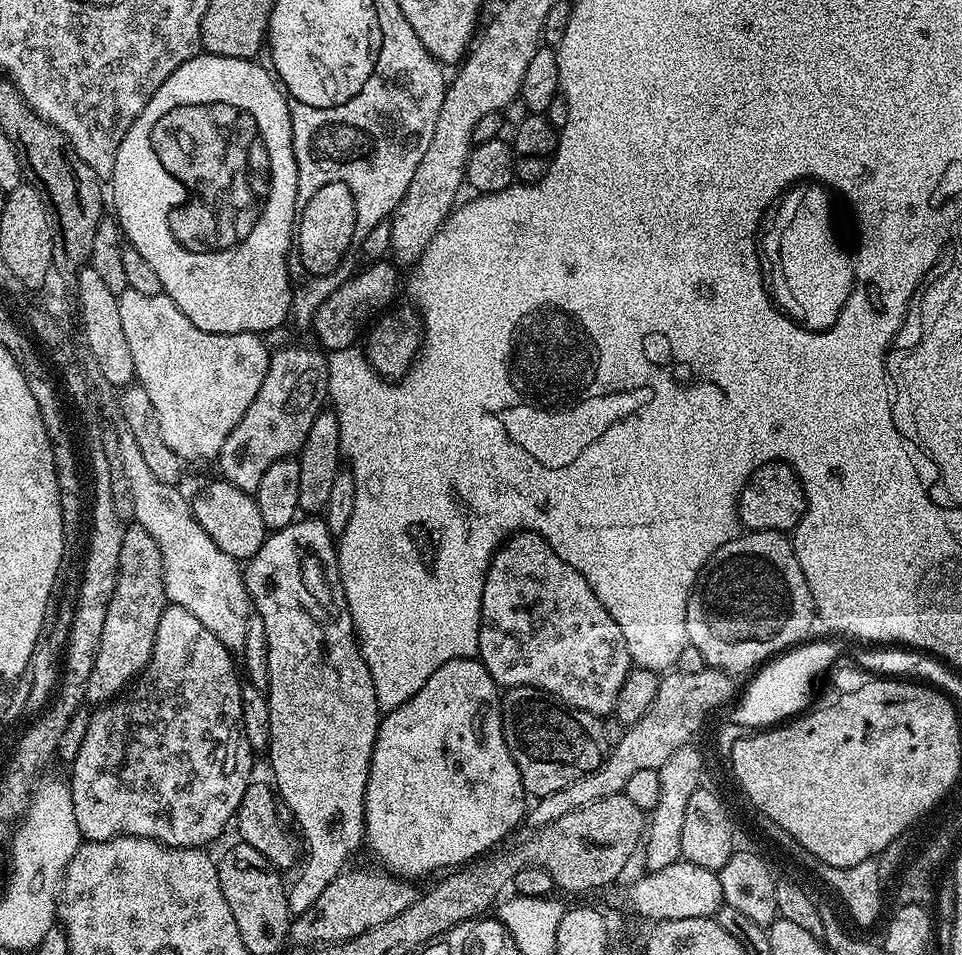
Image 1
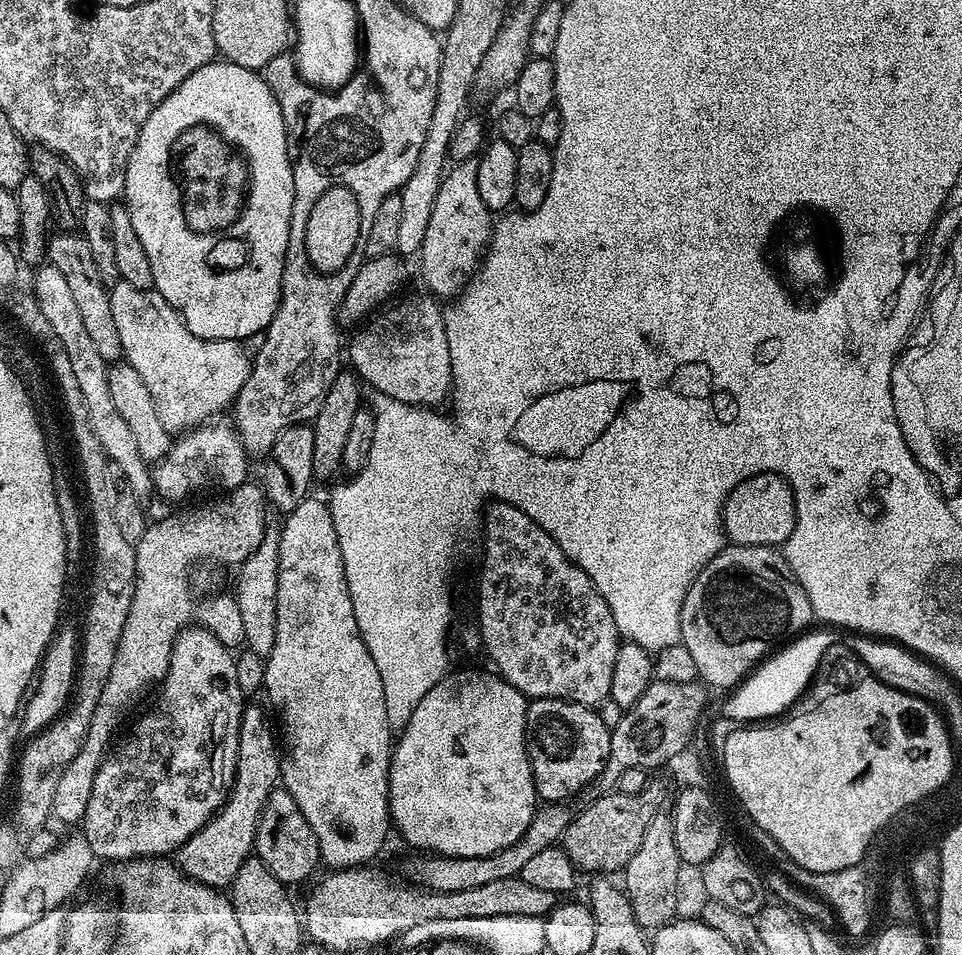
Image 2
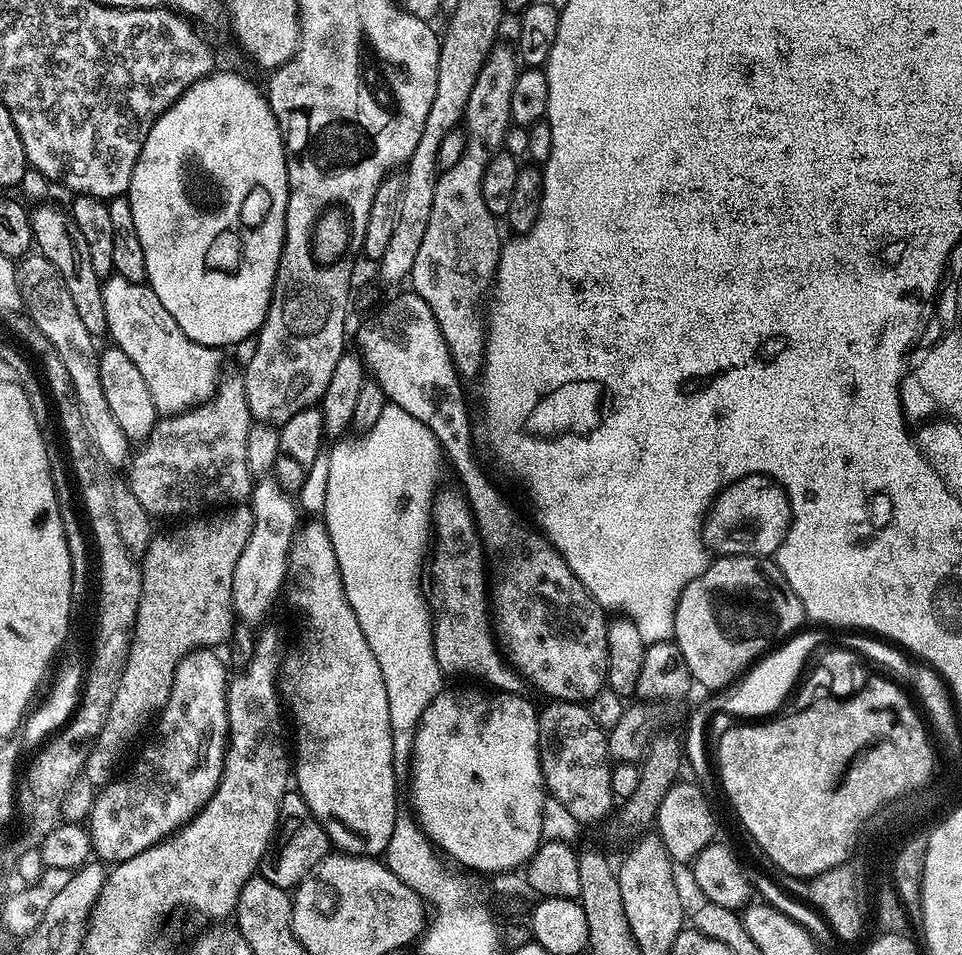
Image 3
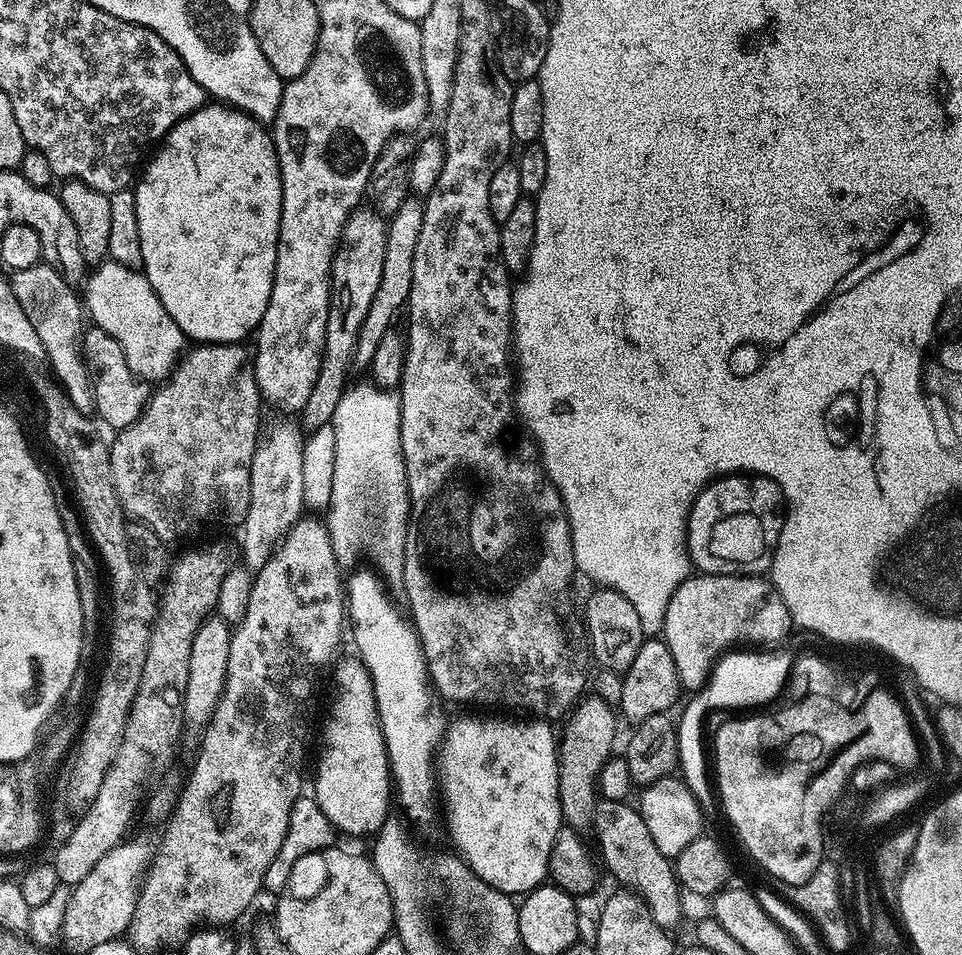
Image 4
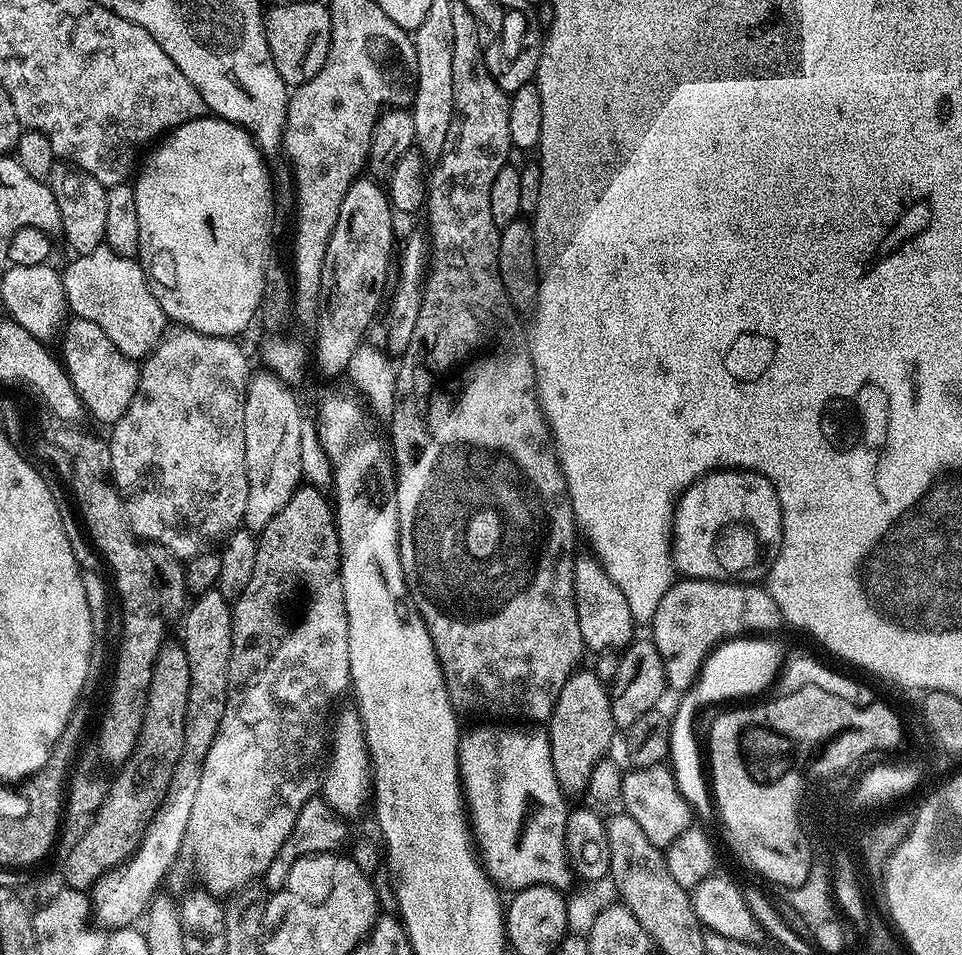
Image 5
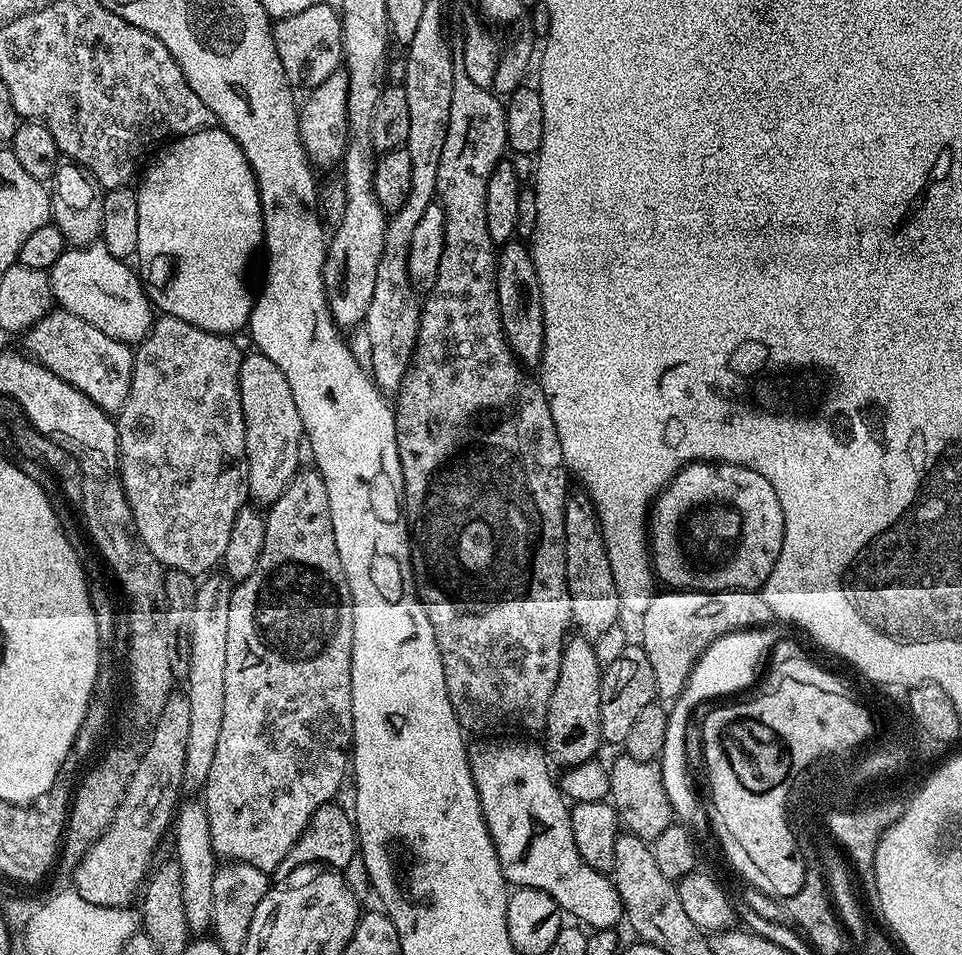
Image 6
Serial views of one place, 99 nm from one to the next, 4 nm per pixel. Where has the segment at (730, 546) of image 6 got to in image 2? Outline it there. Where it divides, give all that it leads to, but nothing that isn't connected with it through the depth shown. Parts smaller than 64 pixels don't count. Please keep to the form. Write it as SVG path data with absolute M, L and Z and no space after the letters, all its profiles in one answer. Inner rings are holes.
M760 472L746 478L734 486L724 503L722 532L731 543L776 548L791 538L795 528L798 528L796 495L792 492L791 483L779 472Z

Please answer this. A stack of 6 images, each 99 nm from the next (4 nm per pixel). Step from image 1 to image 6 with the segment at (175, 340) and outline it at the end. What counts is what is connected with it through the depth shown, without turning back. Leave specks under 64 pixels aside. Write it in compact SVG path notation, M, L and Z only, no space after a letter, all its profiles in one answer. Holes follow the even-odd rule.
M103 243L90 244L87 248L69 247L50 270L55 303L63 311L90 322L90 326L98 326L102 334L135 346L152 329L154 305L148 299L141 277L128 267L125 261L114 258Z

